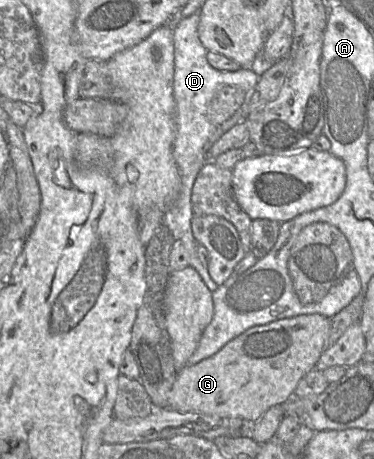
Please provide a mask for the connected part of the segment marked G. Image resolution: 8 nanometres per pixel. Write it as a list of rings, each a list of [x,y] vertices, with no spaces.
[[[320,314],[299,315],[266,325],[254,326],[226,343],[214,355],[177,372],[167,399],[166,408],[178,412],[194,412],[219,417],[222,420],[242,418],[256,422],[274,405],[282,405],[294,392],[298,382],[312,369],[325,350],[331,319]]]

